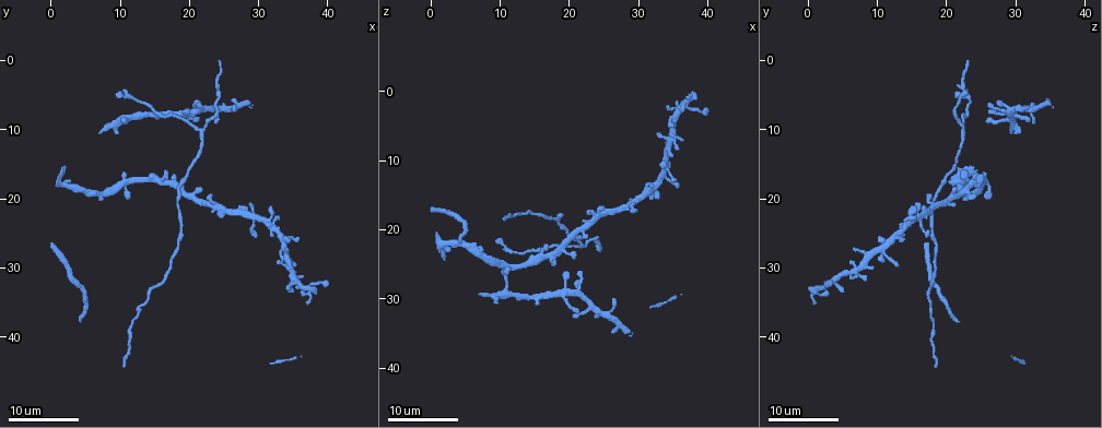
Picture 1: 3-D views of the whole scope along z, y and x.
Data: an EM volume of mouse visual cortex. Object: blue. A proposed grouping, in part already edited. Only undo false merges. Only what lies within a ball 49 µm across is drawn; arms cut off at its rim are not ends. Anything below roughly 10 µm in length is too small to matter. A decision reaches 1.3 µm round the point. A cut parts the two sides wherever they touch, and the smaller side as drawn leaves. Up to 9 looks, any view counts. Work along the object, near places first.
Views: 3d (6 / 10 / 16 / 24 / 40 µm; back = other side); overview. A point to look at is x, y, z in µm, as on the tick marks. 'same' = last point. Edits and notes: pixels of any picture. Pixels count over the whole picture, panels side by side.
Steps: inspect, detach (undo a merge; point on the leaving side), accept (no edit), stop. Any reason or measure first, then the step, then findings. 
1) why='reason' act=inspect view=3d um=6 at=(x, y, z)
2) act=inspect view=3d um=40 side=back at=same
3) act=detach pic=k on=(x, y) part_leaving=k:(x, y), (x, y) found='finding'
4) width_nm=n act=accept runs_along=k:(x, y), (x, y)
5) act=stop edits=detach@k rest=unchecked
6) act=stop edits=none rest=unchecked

why='sudden change in width' act=inspect view=3d um=16 at=(11.5, 39.0, 18.0)

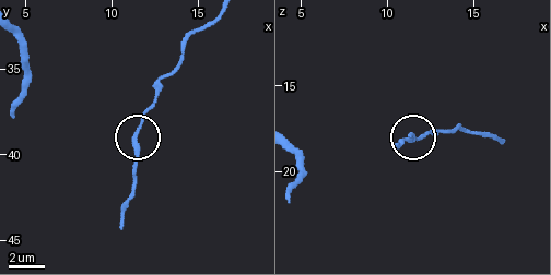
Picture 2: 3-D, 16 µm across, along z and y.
why='closer look' act=inspect view=3d um=10 at=same

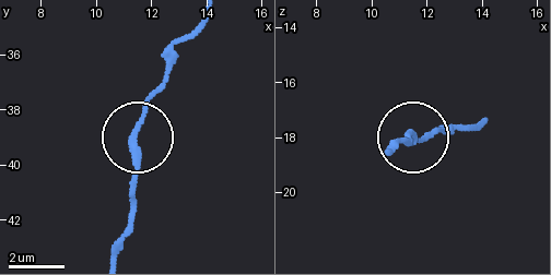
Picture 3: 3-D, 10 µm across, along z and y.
width_nm=240 act=accept found='one neuron here'

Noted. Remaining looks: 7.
why='thin neck' act=inspect view=3d um=16 at=(18.5, 24.5, 18.0)

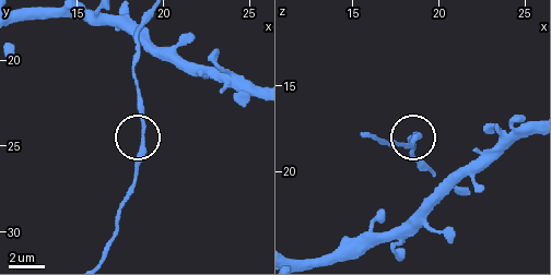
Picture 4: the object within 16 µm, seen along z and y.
act=inspect view=3d um=10 at=same

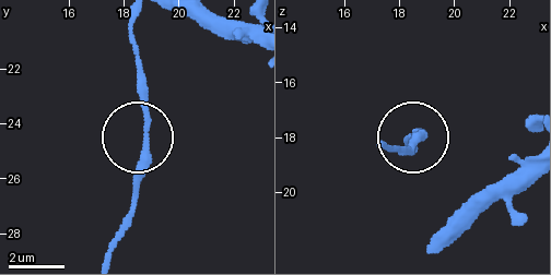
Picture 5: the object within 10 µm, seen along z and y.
act=accept found='all the same neuron'

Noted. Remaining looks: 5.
why='branch point' act=inspect view=3d um=24 at=(20.5, 20.0, 21.0)

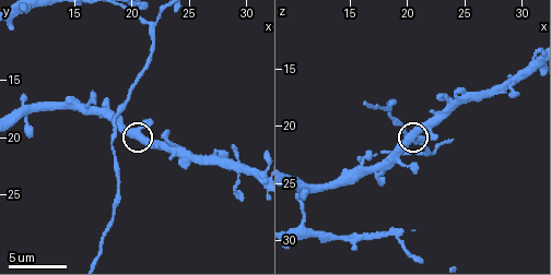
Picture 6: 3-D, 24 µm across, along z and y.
why='zoom in' act=inspect view=3d um=6 at=(20.2, 19.6, 20.6)

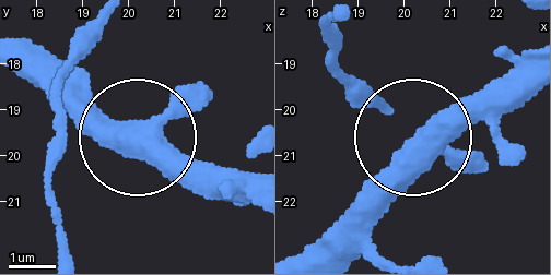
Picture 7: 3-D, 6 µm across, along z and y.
side_arm_um=27 act=accept runs_along=7:(475, 103), (420, 126), (341, 216) found='all the same neuron'

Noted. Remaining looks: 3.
why='three arms meet' act=inspect view=3d um=24 at=(22.0, 10.0, 22.0)

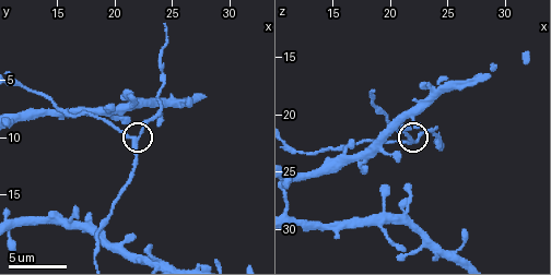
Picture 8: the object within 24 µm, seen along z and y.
why='closer look' act=inspect view=3d um=10 at=same

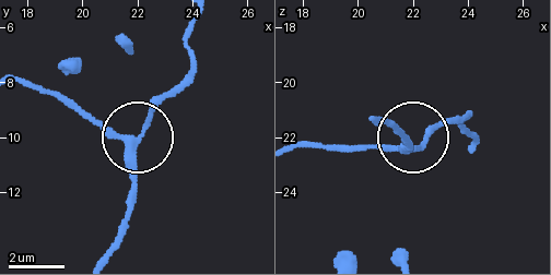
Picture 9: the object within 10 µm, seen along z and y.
act=accept found='continuous, no second neuron'

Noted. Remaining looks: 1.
act=stop edits=none rest=unchecked

